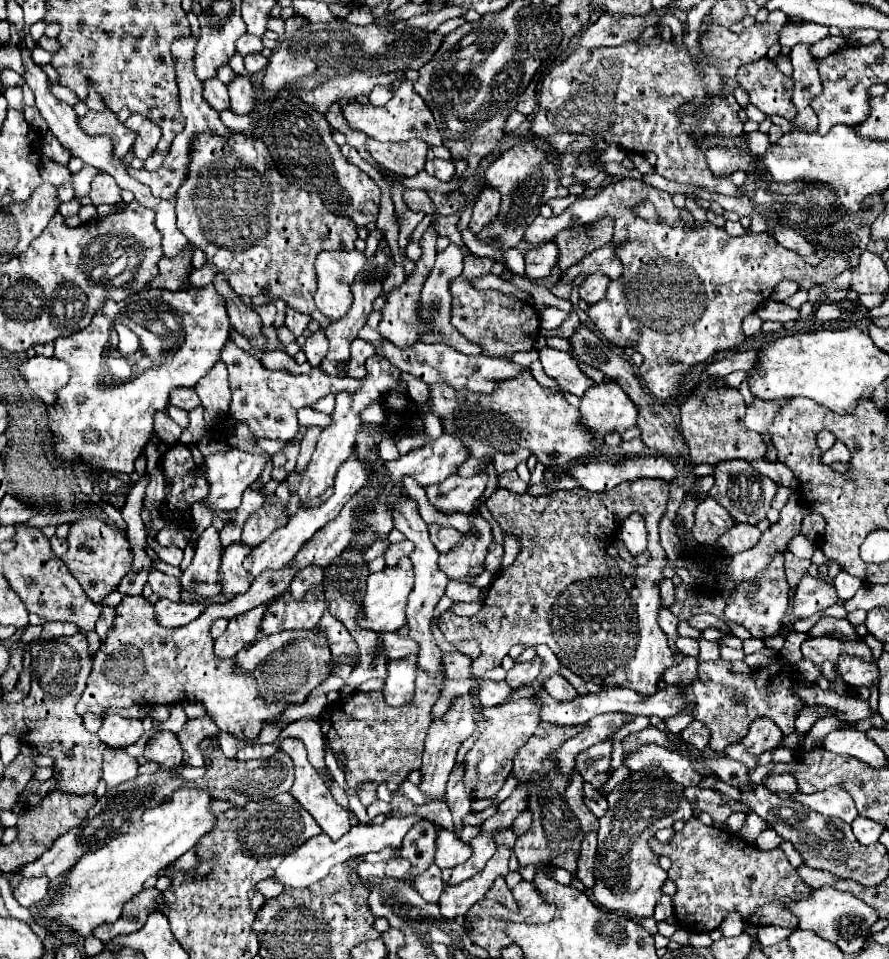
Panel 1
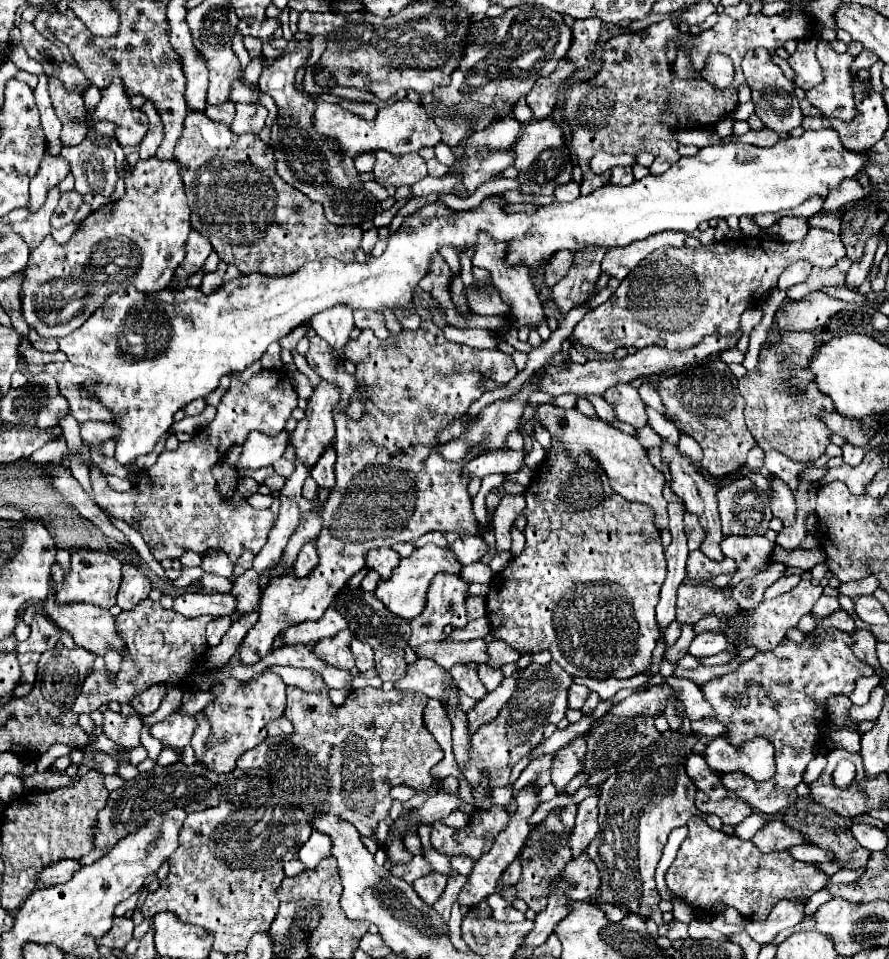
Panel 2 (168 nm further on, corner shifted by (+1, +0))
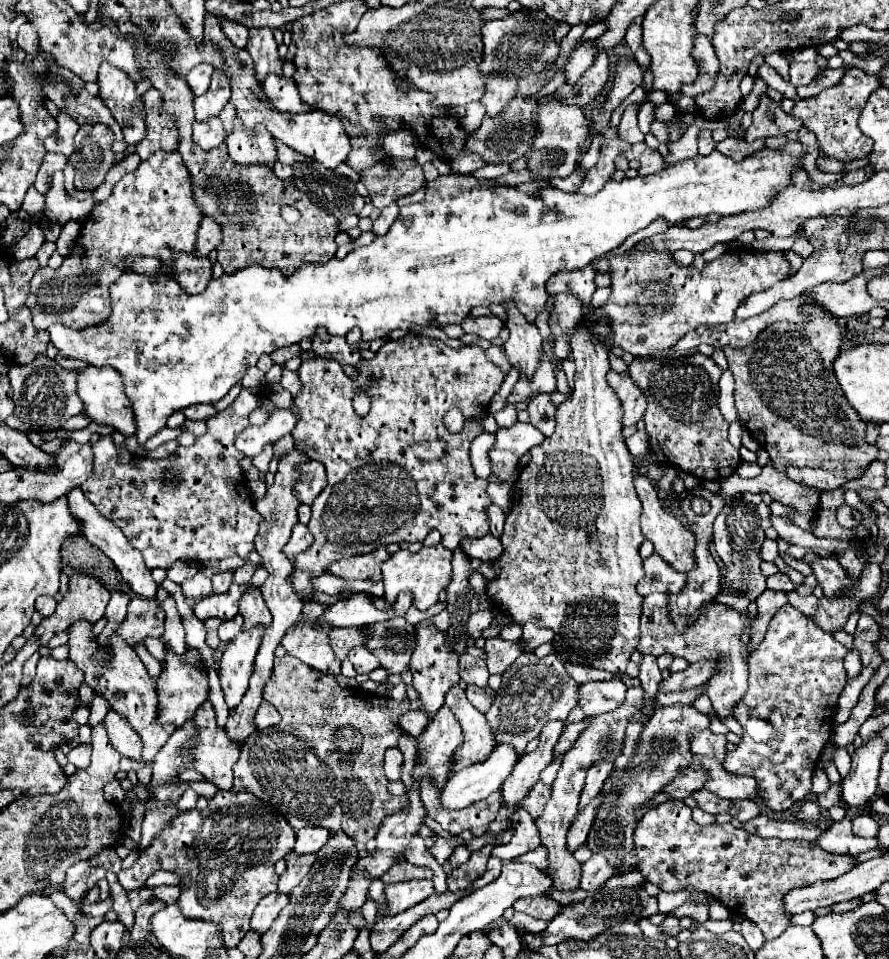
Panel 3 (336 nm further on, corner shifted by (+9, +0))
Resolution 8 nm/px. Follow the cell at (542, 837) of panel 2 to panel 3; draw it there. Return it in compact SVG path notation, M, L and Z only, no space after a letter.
M537 895L537 897L527 897L527 899L519 899L517 903L513 903L513 909L515 911L521 911L521 913L527 913L535 919L543 919L543 921L551 921L553 915L559 913L559 903L547 899L545 895Z

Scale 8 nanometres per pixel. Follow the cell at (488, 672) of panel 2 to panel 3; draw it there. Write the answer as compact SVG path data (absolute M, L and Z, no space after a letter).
M465 653L465 655L459 659L459 677L461 677L461 681L465 681L467 685L487 687L489 671L487 671L487 665L485 665L483 659Z

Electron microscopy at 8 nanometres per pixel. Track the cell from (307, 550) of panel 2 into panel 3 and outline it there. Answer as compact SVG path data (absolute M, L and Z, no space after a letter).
M297 523L297 525L293 527L291 539L289 539L289 543L285 545L283 551L285 551L285 555L287 555L289 559L295 559L299 553L303 553L307 547L311 547L311 543L313 543L313 535L309 533L307 525Z

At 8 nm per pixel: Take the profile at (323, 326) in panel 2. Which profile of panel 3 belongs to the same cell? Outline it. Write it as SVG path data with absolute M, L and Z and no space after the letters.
M321 335L319 339L313 339L313 353L321 359L337 361L341 367L357 367L361 361L361 353L353 351L343 337L331 337L331 335Z

